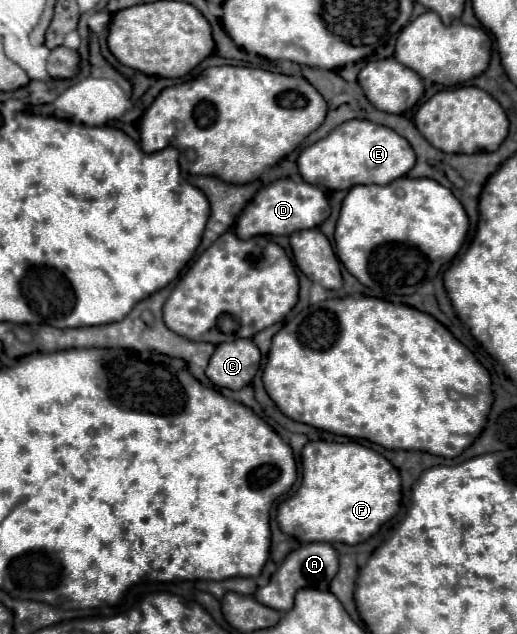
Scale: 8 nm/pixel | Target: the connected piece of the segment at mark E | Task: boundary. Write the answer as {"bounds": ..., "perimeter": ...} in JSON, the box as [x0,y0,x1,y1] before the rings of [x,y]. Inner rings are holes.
{"bounds":[297,120,415,190],"perimeter":[[[349,120],[337,126],[327,138],[305,148],[297,160],[305,182],[323,190],[349,190],[357,184],[389,184],[397,176],[407,176],[415,166],[415,152],[405,138],[387,126],[369,120]]]}

